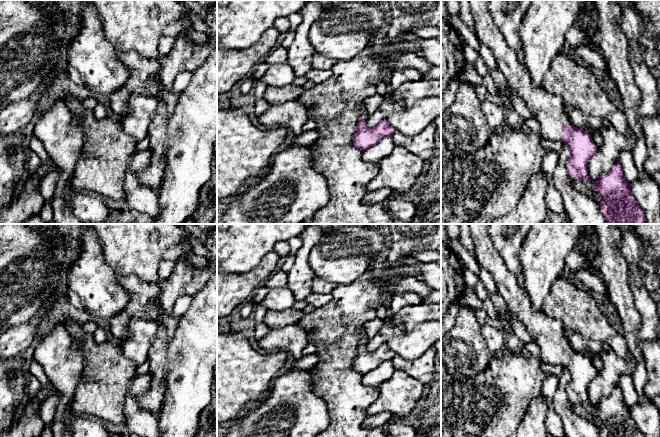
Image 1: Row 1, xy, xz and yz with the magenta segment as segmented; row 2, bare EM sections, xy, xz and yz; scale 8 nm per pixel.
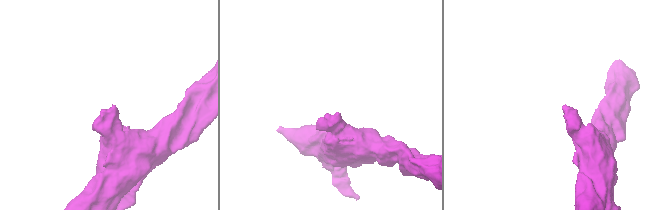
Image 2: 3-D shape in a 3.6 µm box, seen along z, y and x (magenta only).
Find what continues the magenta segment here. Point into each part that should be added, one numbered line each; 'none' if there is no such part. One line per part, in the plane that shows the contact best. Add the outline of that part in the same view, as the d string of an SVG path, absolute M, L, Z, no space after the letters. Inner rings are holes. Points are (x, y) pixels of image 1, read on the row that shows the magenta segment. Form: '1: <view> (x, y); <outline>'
1: yz (549, 110); M468 1L479 42L492 51L498 69L507 80L507 86L523 99L538 120L542 139L561 141L564 137L562 128L571 125L563 99L532 84L528 70L520 63L516 51L507 44L494 24L487 7L488 1Z

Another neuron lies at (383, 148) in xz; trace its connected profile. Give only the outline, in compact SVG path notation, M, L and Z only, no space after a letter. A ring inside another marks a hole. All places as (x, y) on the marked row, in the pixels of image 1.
M386 137L379 141L375 146L364 151L362 153L362 158L366 162L378 165L382 159L388 157L392 153L395 146L393 138Z

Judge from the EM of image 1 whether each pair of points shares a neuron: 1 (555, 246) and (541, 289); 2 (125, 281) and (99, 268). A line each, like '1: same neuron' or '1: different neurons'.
1: same neuron
2: different neurons

